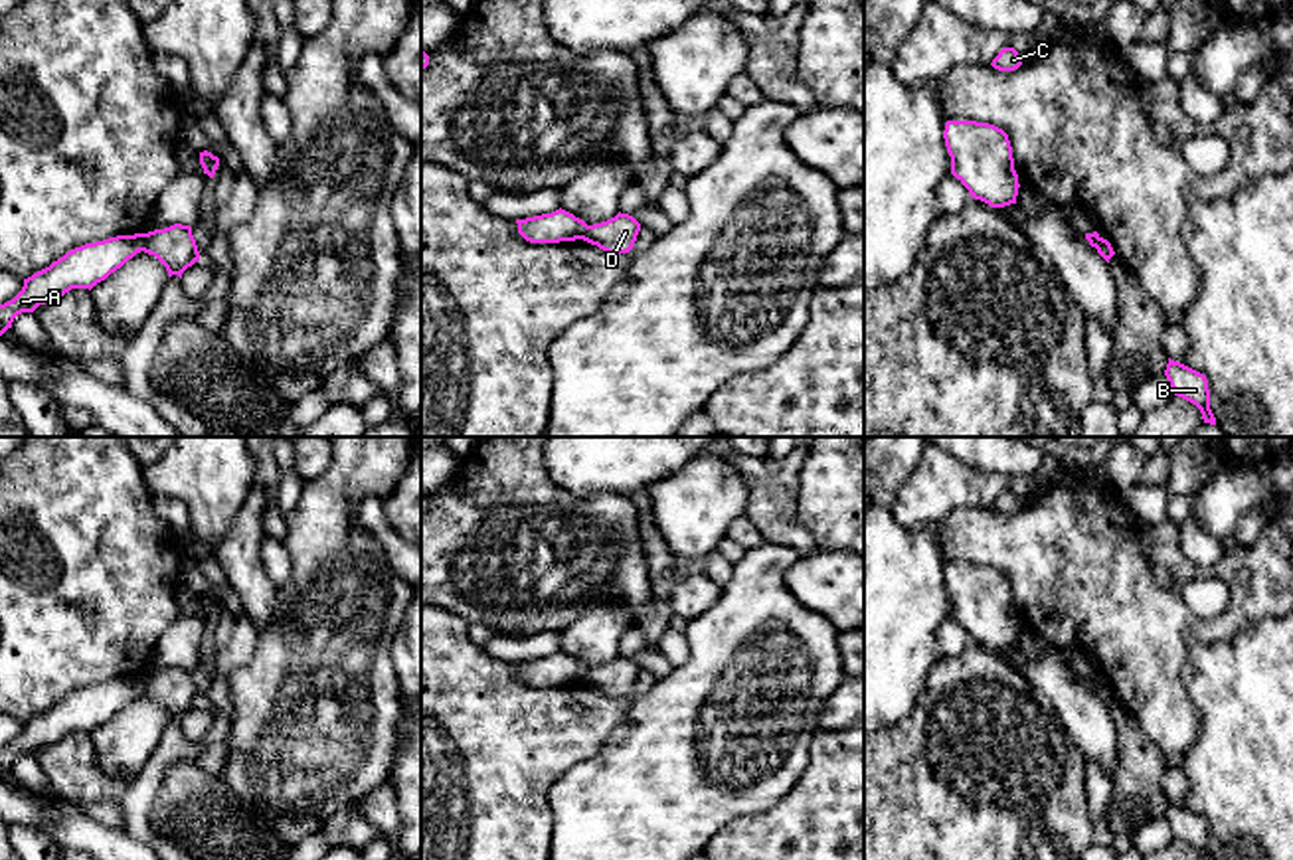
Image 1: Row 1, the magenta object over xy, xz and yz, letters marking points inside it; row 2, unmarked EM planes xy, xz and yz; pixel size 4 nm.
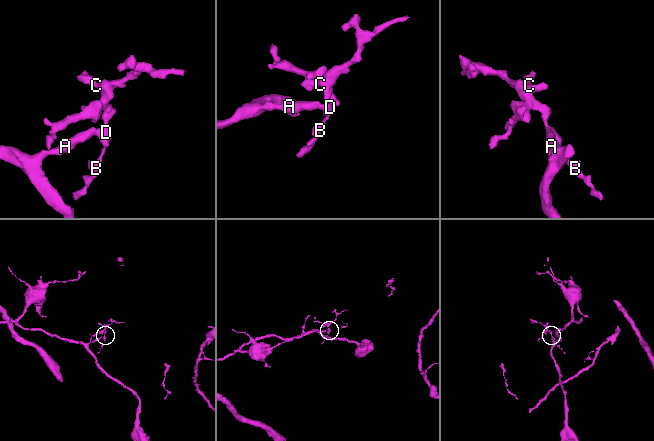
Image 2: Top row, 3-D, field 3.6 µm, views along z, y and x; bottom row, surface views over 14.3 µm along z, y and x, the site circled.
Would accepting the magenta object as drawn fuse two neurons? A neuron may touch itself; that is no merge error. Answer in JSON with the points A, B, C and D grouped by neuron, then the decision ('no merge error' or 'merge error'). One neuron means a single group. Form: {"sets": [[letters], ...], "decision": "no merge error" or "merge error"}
{"sets": [["A"], ["B", "C", "D"]], "decision": "merge error"}

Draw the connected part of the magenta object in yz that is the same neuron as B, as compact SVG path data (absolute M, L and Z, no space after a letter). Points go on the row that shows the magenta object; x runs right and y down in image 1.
M1168 358L1164 376L1174 395L1194 403L1200 409L1204 423L1216 425L1216 417L1210 409L1208 380L1204 374Z

